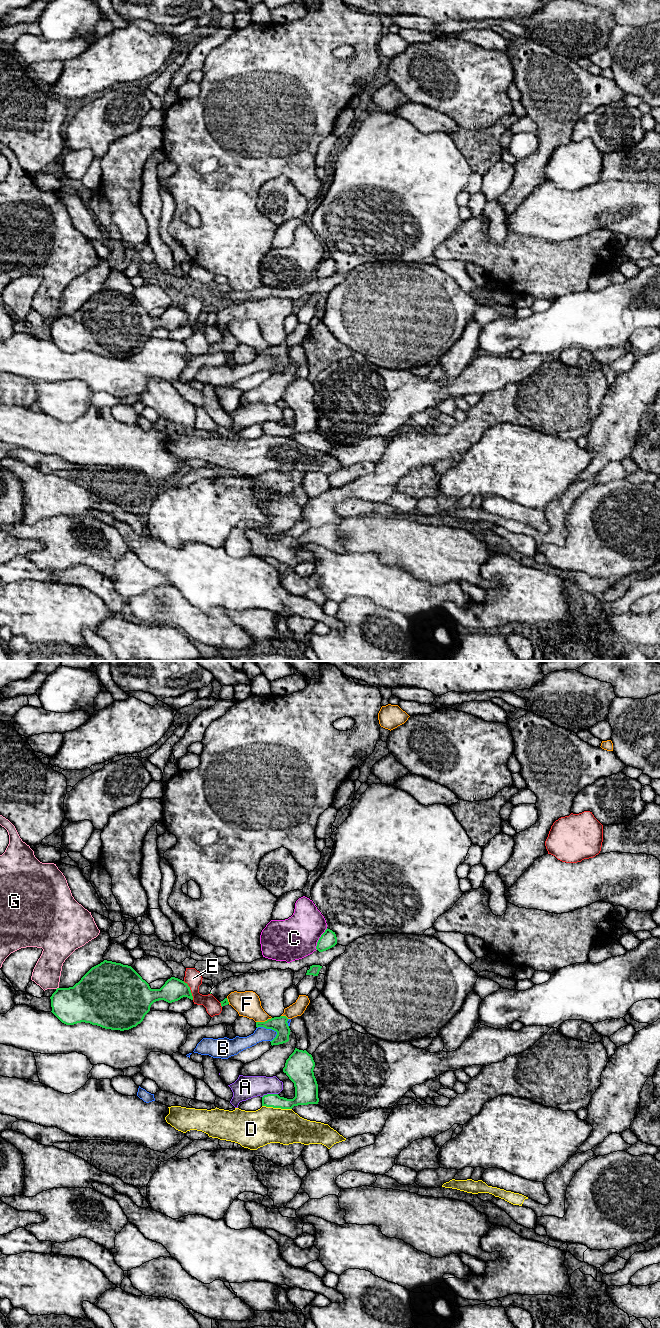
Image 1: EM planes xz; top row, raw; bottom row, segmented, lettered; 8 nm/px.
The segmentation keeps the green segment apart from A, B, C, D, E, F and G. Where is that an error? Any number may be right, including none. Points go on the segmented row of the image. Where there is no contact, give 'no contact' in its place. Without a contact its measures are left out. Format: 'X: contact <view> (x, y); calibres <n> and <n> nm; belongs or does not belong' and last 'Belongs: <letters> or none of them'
A: contact xz (269, 1094); calibres 110 and 190 nm; does not belong
B: contact xz (268, 1028); calibres 130 and 110 nm; does not belong
C: contact xz (319, 939); calibres 140 and 340 nm; does not belong
D: contact xz (277, 1107); calibres 170 and 300 nm; does not belong
E: contact xz (190, 990); calibres 180 and 140 nm; does not belong
F: contact xz (263, 1022); calibres 130 and 200 nm; does not belong
G: contact xz (57, 988); calibres 320 and 220 nm; does not belong
Belongs: none of them

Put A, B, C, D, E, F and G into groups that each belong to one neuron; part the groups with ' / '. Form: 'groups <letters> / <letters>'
groups A / B / C / D / E / F / G

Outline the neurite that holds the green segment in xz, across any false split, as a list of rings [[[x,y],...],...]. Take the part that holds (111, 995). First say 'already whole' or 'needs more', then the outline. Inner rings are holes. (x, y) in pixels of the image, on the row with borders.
already whole | [[[104,960],[92,967],[73,987],[57,988],[50,999],[51,1012],[66,1025],[85,1022],[105,1029],[124,1031],[140,1024],[154,1002],[164,1000],[172,1003],[183,997],[193,1000],[188,984],[178,978],[171,977],[160,989],[151,989],[149,984],[131,966]]]

